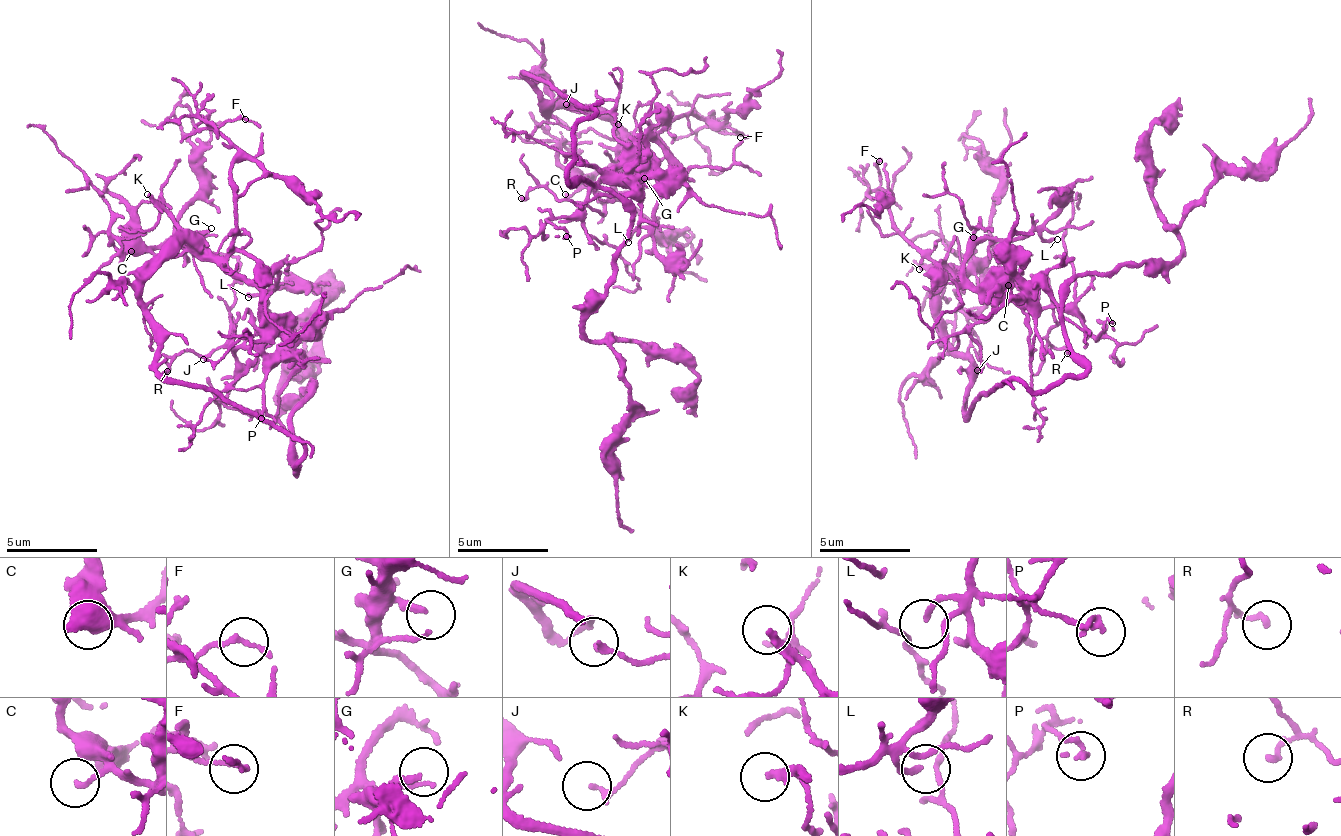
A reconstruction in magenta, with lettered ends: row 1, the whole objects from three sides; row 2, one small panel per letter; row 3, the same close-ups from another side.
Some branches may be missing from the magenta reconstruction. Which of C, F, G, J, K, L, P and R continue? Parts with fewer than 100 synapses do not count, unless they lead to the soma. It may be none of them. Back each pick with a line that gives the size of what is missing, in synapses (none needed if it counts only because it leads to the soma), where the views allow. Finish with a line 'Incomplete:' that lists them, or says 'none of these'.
Incomplete: K

